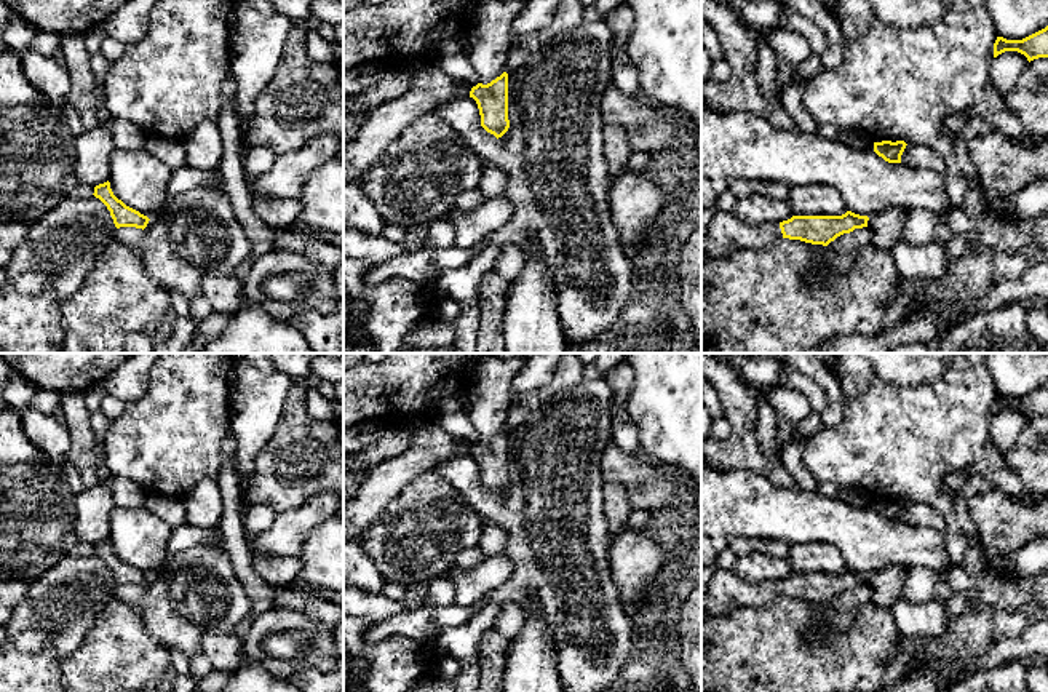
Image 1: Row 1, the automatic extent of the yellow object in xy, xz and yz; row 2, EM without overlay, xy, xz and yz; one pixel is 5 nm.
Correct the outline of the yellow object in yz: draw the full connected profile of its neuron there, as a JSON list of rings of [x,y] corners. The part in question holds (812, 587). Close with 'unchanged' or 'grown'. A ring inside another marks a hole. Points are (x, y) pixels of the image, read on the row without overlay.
[[[716,569],[701,593],[701,614],[714,617],[740,606],[765,606],[778,596],[828,604],[837,595],[867,585],[867,574],[847,569],[842,574],[792,574],[783,580],[748,583],[732,571]]]; grown

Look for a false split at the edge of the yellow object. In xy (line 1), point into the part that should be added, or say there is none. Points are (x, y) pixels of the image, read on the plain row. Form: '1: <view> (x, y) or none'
1: none

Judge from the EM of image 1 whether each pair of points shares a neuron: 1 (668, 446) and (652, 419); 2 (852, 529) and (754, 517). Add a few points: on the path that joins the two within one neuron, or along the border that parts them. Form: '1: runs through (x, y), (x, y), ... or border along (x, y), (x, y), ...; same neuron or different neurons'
1: runs through (668, 440), (668, 435), (658, 425); same neuron
2: runs through (828, 521), (809, 517), (778, 517); same neuron

